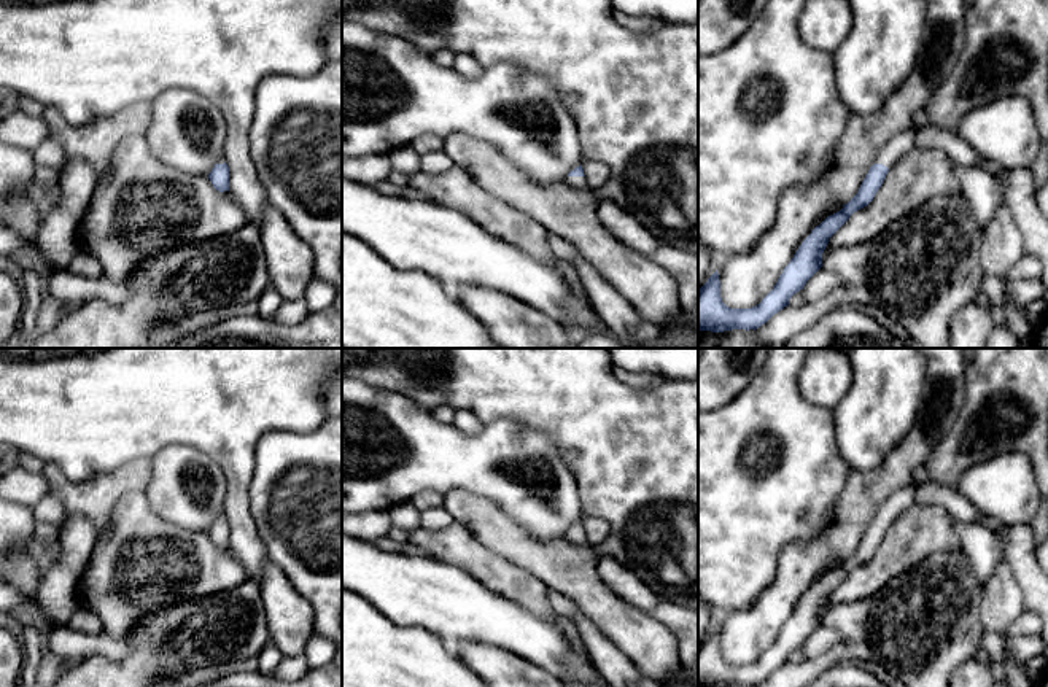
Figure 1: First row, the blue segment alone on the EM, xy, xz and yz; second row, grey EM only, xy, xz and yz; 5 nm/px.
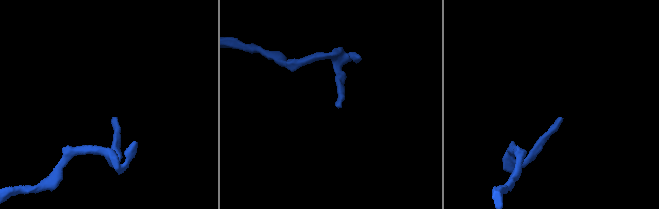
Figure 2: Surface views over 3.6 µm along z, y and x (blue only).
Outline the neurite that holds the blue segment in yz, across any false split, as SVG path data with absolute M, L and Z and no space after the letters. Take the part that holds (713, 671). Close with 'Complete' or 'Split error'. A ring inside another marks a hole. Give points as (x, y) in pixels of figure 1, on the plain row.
M918 482L894 491L879 507L865 531L857 550L843 565L827 572L802 598L790 619L784 623L773 646L760 660L751 665L730 665L722 658L717 627L698 646L698 687L757 685L774 670L789 662L789 655L803 646L806 638L822 623L822 609L829 595L849 576L867 563L881 544L889 525L914 503Z. Split error

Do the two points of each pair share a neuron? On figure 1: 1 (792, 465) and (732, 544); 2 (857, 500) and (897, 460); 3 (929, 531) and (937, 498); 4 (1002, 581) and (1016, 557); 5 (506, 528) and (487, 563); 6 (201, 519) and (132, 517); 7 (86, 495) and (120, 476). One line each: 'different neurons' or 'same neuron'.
1: same neuron
2: same neuron
3: different neurons
4: different neurons
5: different neurons
6: different neurons
7: same neuron

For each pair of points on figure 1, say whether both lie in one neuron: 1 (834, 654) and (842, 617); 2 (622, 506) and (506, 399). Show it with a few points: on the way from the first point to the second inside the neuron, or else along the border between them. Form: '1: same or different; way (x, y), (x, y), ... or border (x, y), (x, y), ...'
1: same; way (843, 648), (846, 644), (846, 627)
2: same; way (609, 473), (539, 403)

